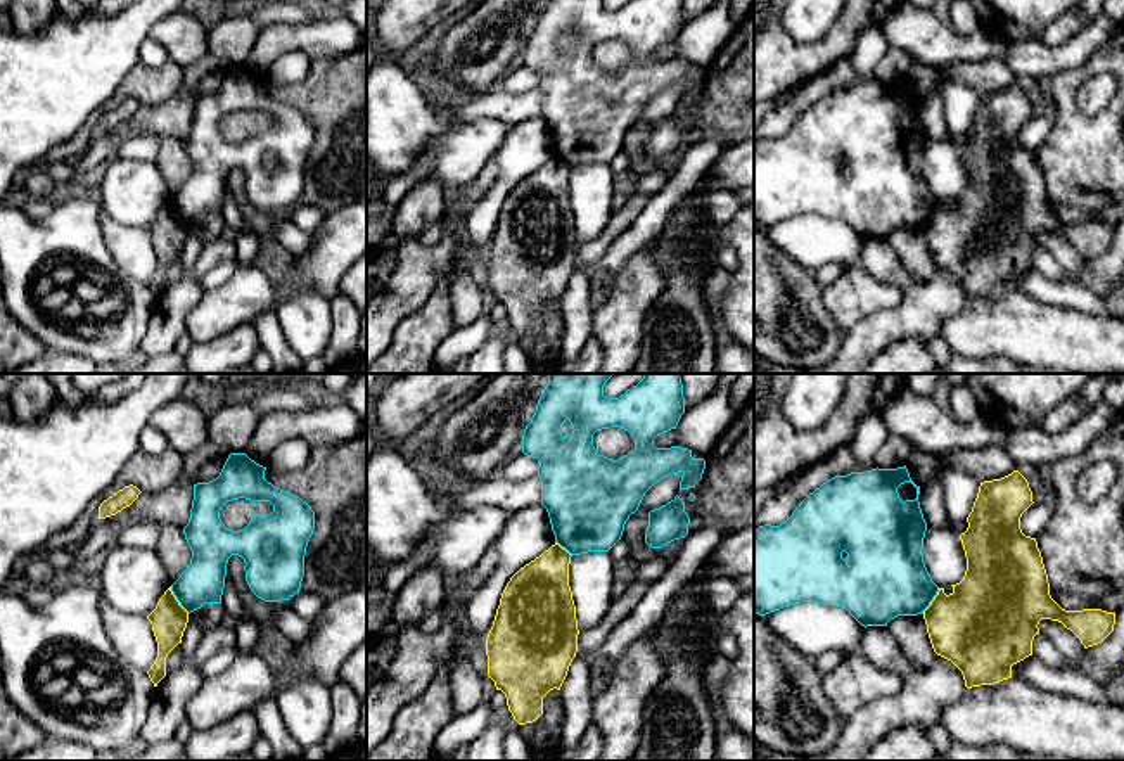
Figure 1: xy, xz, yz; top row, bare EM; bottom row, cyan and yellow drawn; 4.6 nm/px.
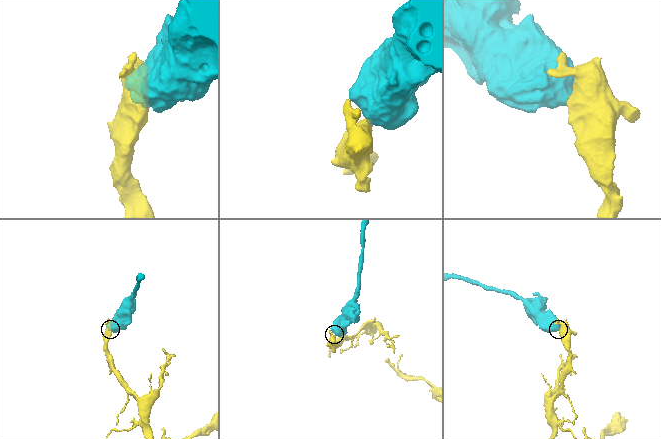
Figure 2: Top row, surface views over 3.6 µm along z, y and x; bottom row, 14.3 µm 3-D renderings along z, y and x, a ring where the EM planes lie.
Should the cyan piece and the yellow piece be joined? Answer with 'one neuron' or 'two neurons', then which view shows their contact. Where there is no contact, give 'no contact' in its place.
two neurons | xy

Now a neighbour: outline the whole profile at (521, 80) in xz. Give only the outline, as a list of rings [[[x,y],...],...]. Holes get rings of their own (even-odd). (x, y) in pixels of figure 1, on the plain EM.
[[[524,66],[515,67],[515,71],[503,81],[503,90],[512,95],[524,93],[538,86],[540,74]]]

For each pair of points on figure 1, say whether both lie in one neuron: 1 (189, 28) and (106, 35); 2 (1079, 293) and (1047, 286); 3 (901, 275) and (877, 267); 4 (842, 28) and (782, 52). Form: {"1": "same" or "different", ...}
{"1": "different", "2": "same", "3": "same", "4": "same"}

